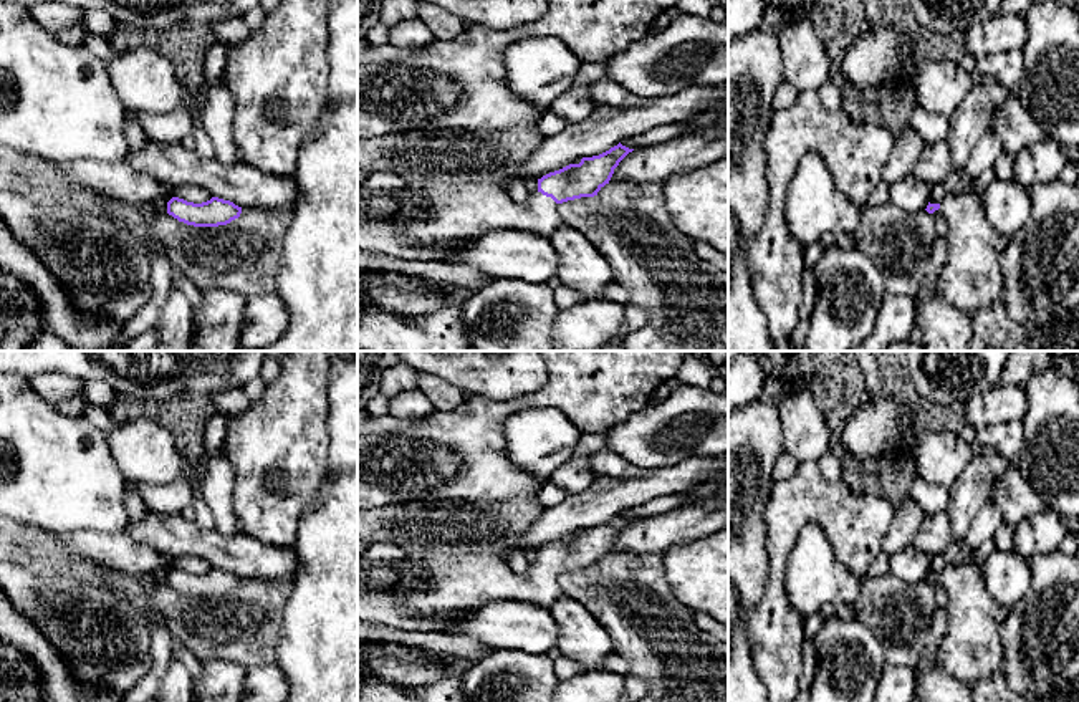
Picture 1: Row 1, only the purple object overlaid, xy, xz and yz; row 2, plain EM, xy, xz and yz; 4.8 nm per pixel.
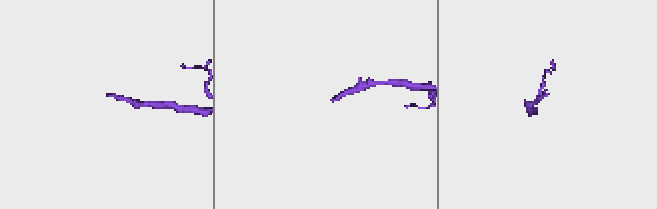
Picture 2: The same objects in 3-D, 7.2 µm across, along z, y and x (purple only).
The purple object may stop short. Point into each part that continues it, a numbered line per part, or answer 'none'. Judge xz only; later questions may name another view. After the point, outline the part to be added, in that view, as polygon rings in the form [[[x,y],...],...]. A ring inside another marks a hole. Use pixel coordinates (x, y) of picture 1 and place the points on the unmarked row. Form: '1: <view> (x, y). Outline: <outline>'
1: xz (406, 590). Outline: [[[371,543],[357,556],[357,621],[400,631],[442,632],[450,616],[500,599],[520,599],[549,609],[561,594],[558,575],[551,568],[535,563],[518,575],[498,555],[448,555],[412,551],[397,543]]]

